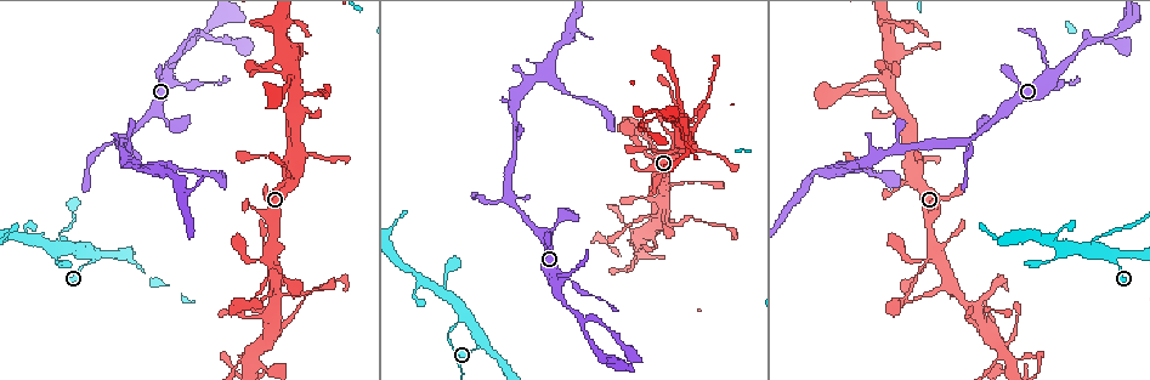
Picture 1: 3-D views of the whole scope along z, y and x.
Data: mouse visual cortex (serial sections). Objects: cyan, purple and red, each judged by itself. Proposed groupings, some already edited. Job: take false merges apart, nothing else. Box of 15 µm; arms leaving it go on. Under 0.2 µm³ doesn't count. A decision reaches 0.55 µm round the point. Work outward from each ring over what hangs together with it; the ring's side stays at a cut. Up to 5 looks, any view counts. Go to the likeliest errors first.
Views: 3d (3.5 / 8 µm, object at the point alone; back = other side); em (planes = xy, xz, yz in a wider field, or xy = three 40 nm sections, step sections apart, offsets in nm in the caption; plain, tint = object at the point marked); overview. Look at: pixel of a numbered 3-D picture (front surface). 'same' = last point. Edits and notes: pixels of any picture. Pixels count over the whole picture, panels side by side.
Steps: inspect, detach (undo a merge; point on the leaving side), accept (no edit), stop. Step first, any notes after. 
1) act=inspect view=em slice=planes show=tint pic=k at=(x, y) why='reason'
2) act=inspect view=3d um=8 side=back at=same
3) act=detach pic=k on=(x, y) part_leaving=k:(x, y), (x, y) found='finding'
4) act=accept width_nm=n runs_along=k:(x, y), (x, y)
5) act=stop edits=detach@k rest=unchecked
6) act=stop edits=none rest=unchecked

act=inspect view=3d um=3.5 side=back pic=1 at=(195, 42) why='three arms meet'

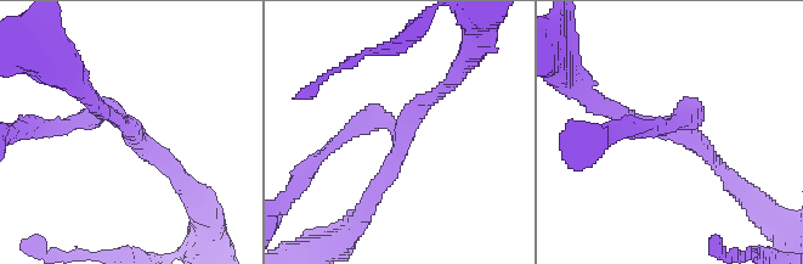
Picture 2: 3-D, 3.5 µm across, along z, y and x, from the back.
act=inspect view=em slice=xy step=3 show=tint pic=2 at=(405, 134) arms=3 arm_widths_nm=200,200,250

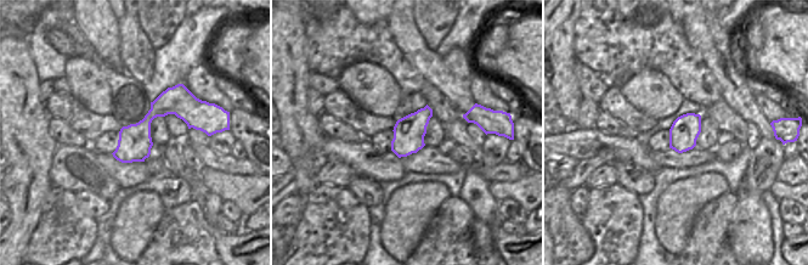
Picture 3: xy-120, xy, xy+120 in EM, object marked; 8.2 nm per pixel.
act=accept width_nm=260 runs_along=2:(448, 83), (369, 201) found='continuous, no second cell'

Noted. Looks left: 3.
act=inspect view=3d um=3.5 pic=1 at=(1089, 250) why='side arm on a straight run'

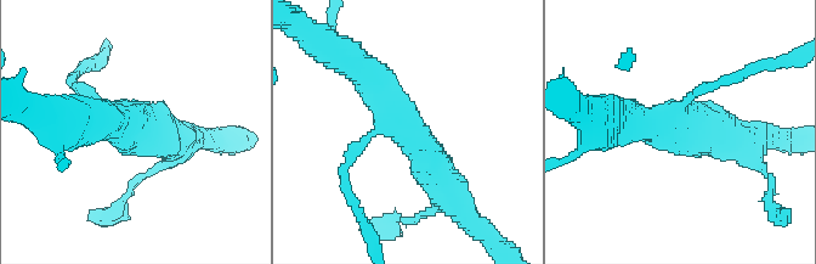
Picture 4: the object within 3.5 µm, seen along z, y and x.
act=inspect view=em slice=xy step=2 show=tint pic=4 at=(670, 124) arms=3 arm_widths_nm=150,450,500

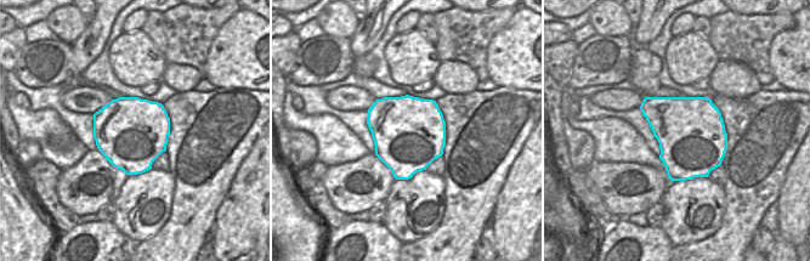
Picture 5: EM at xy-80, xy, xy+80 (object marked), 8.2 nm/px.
act=accept runs_along=4:(442, 183), (375, 80), (349, 59) found='one cell here'

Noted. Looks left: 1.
act=stop edits=none rest=unchecked

